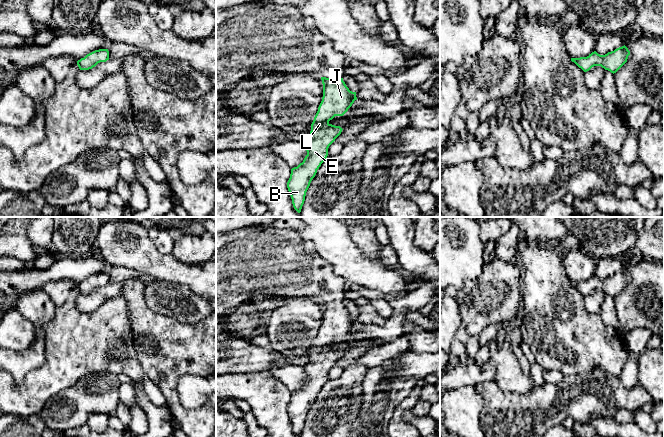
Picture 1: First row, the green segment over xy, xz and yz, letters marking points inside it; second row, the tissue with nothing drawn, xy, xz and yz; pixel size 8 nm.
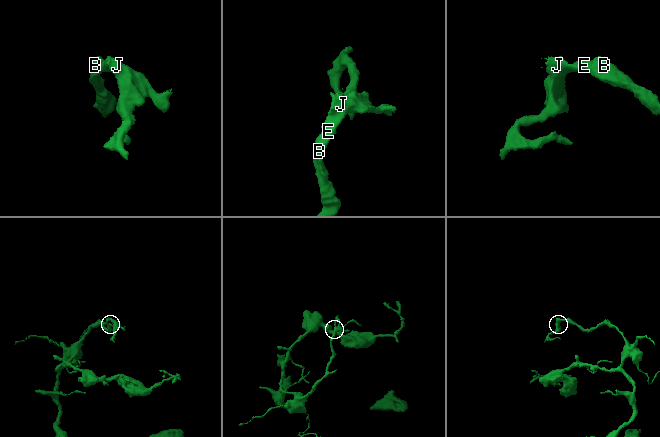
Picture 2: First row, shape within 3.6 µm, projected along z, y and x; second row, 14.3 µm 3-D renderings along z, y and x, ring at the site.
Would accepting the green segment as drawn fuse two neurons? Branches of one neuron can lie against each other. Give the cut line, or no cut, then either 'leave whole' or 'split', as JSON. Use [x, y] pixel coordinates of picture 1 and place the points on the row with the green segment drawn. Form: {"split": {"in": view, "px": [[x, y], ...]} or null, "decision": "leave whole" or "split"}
{"split": null, "decision": "leave whole"}

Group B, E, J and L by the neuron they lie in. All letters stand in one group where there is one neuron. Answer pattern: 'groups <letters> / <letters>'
groups B E J L

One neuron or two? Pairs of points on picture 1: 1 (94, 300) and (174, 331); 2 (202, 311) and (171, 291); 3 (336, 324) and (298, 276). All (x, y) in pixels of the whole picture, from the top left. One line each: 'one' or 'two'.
1: two
2: one
3: one

